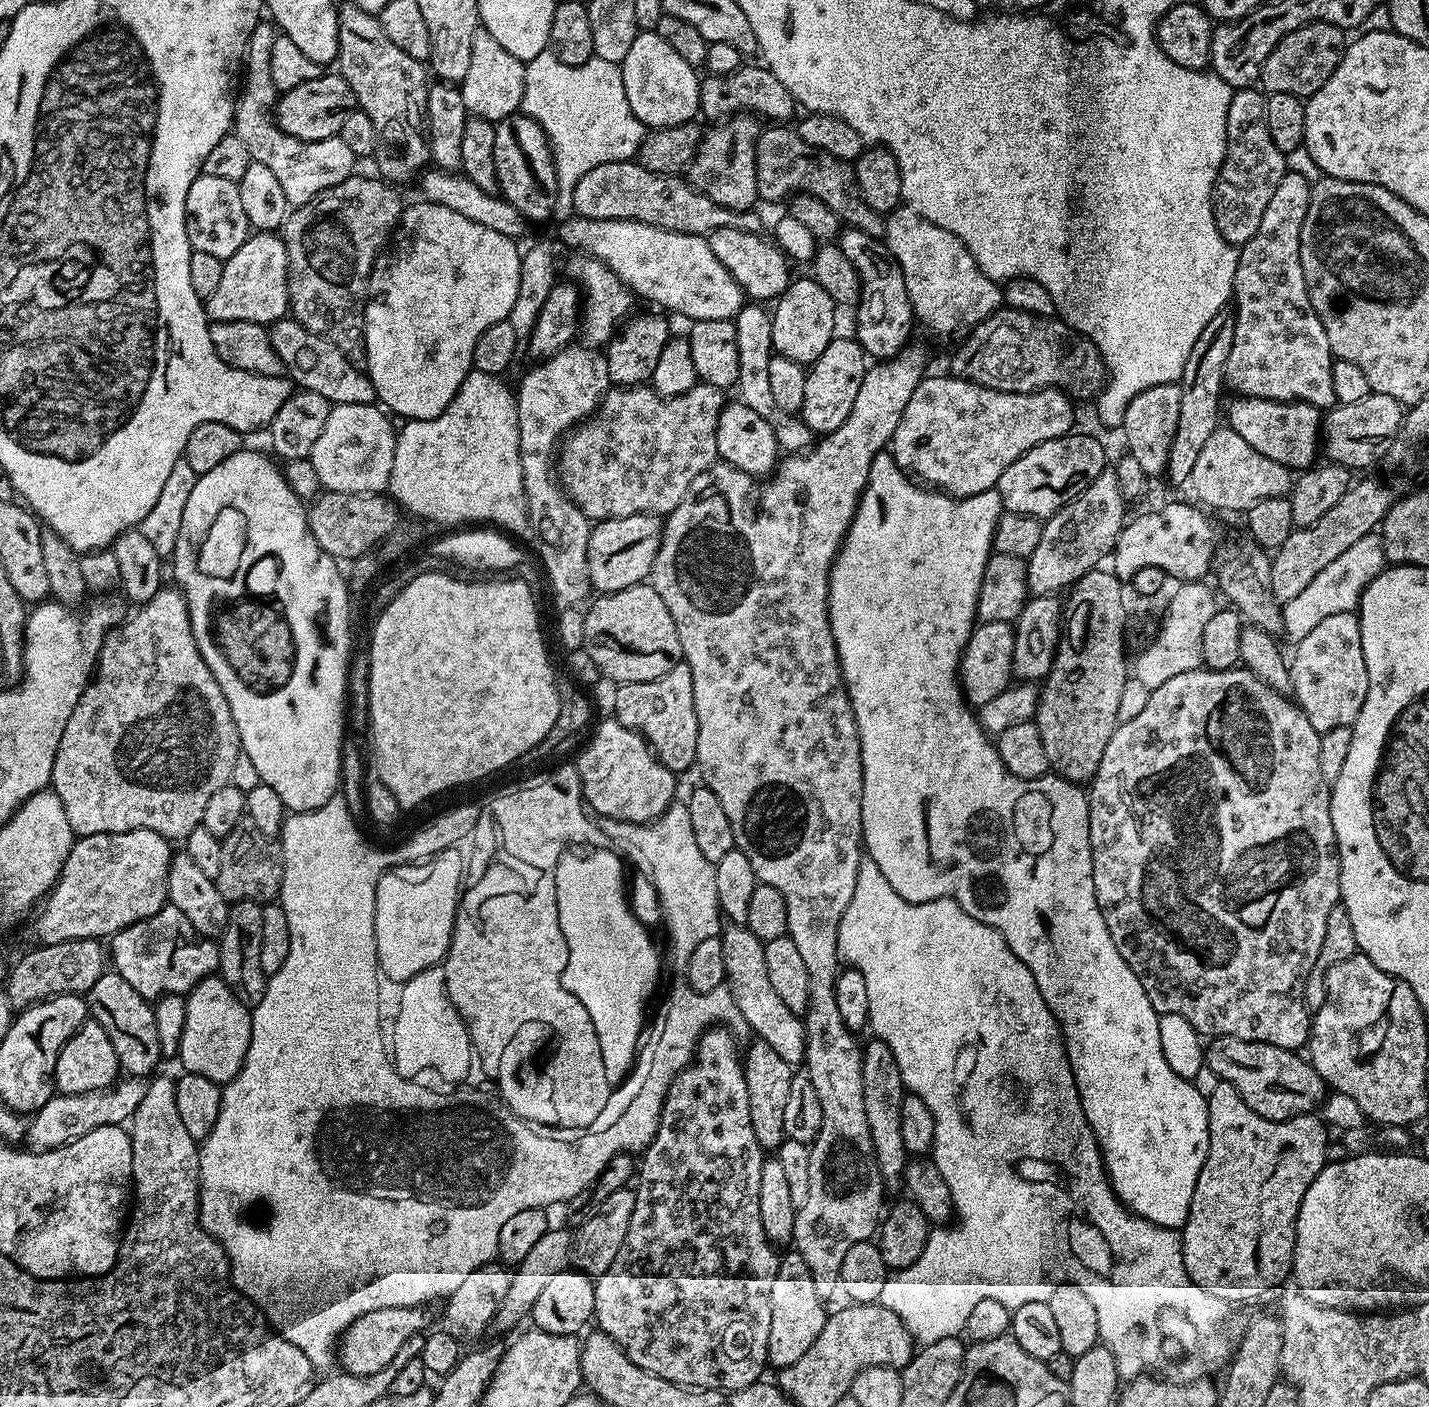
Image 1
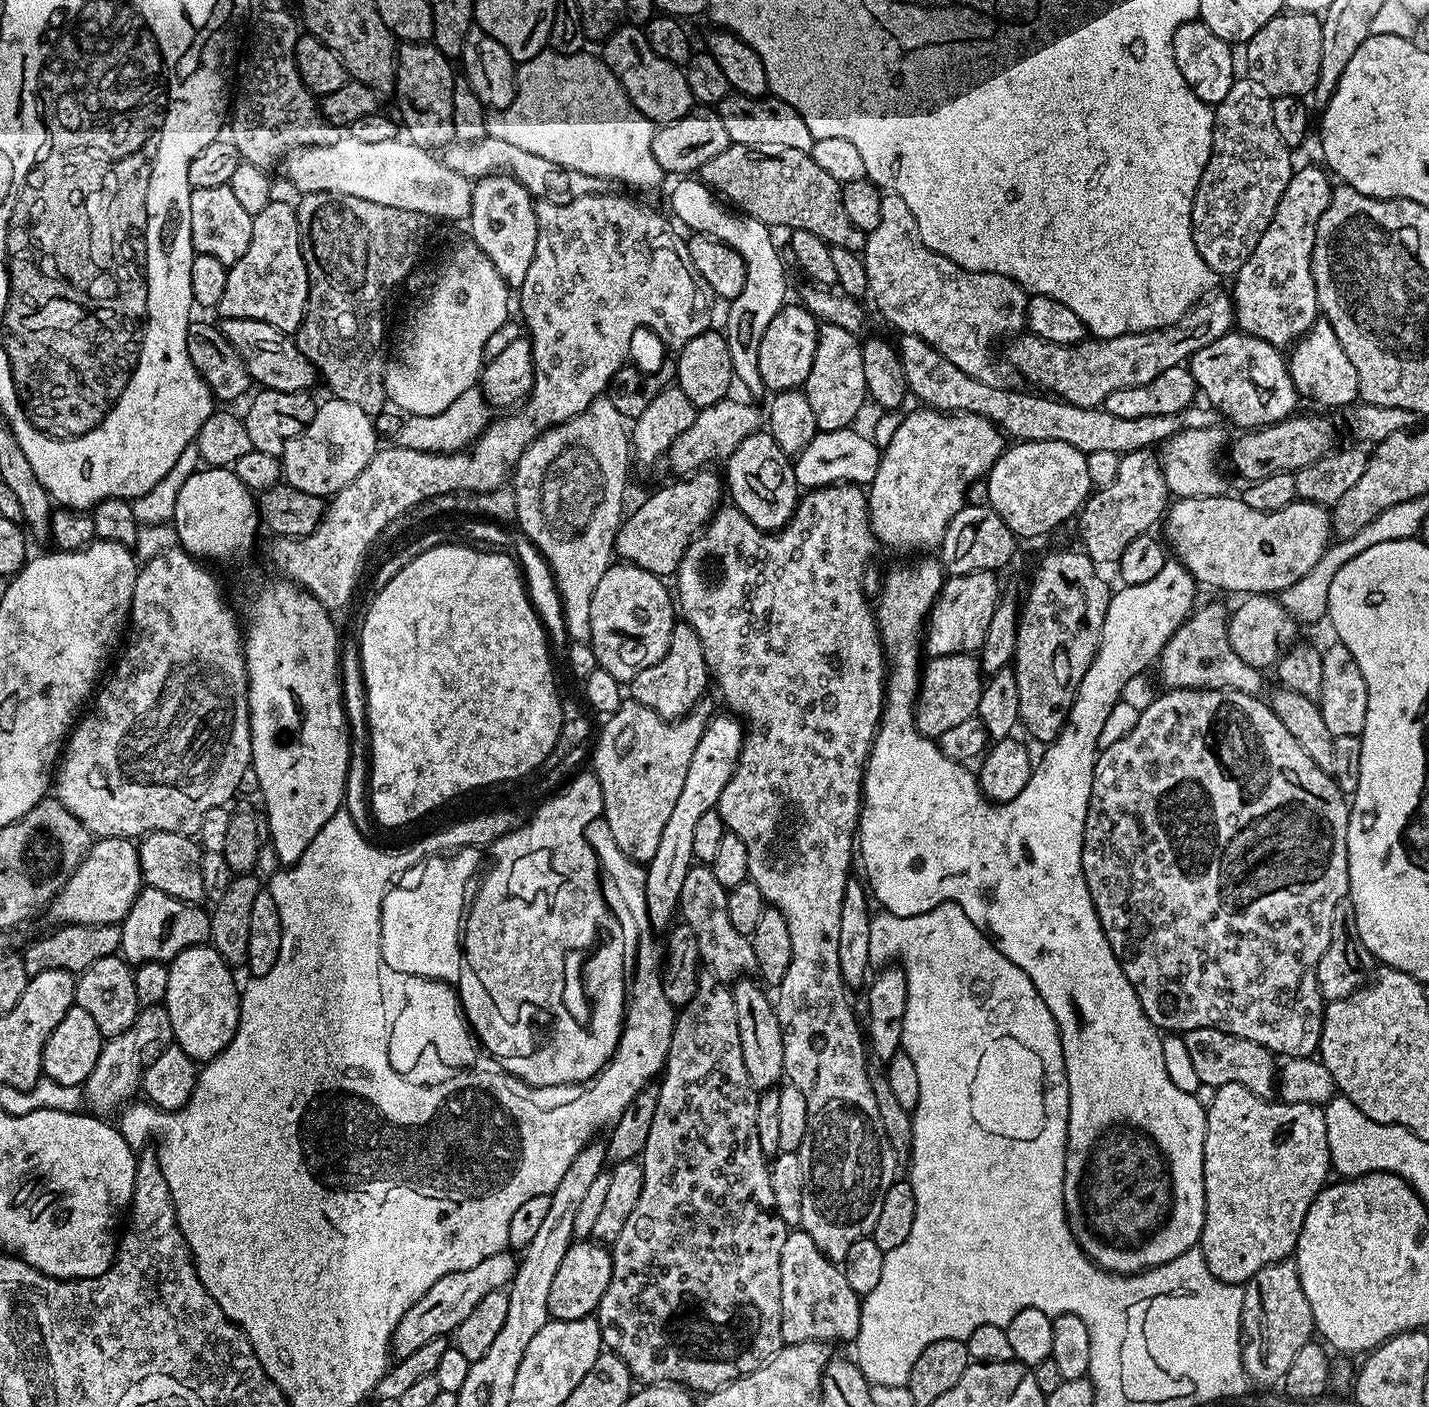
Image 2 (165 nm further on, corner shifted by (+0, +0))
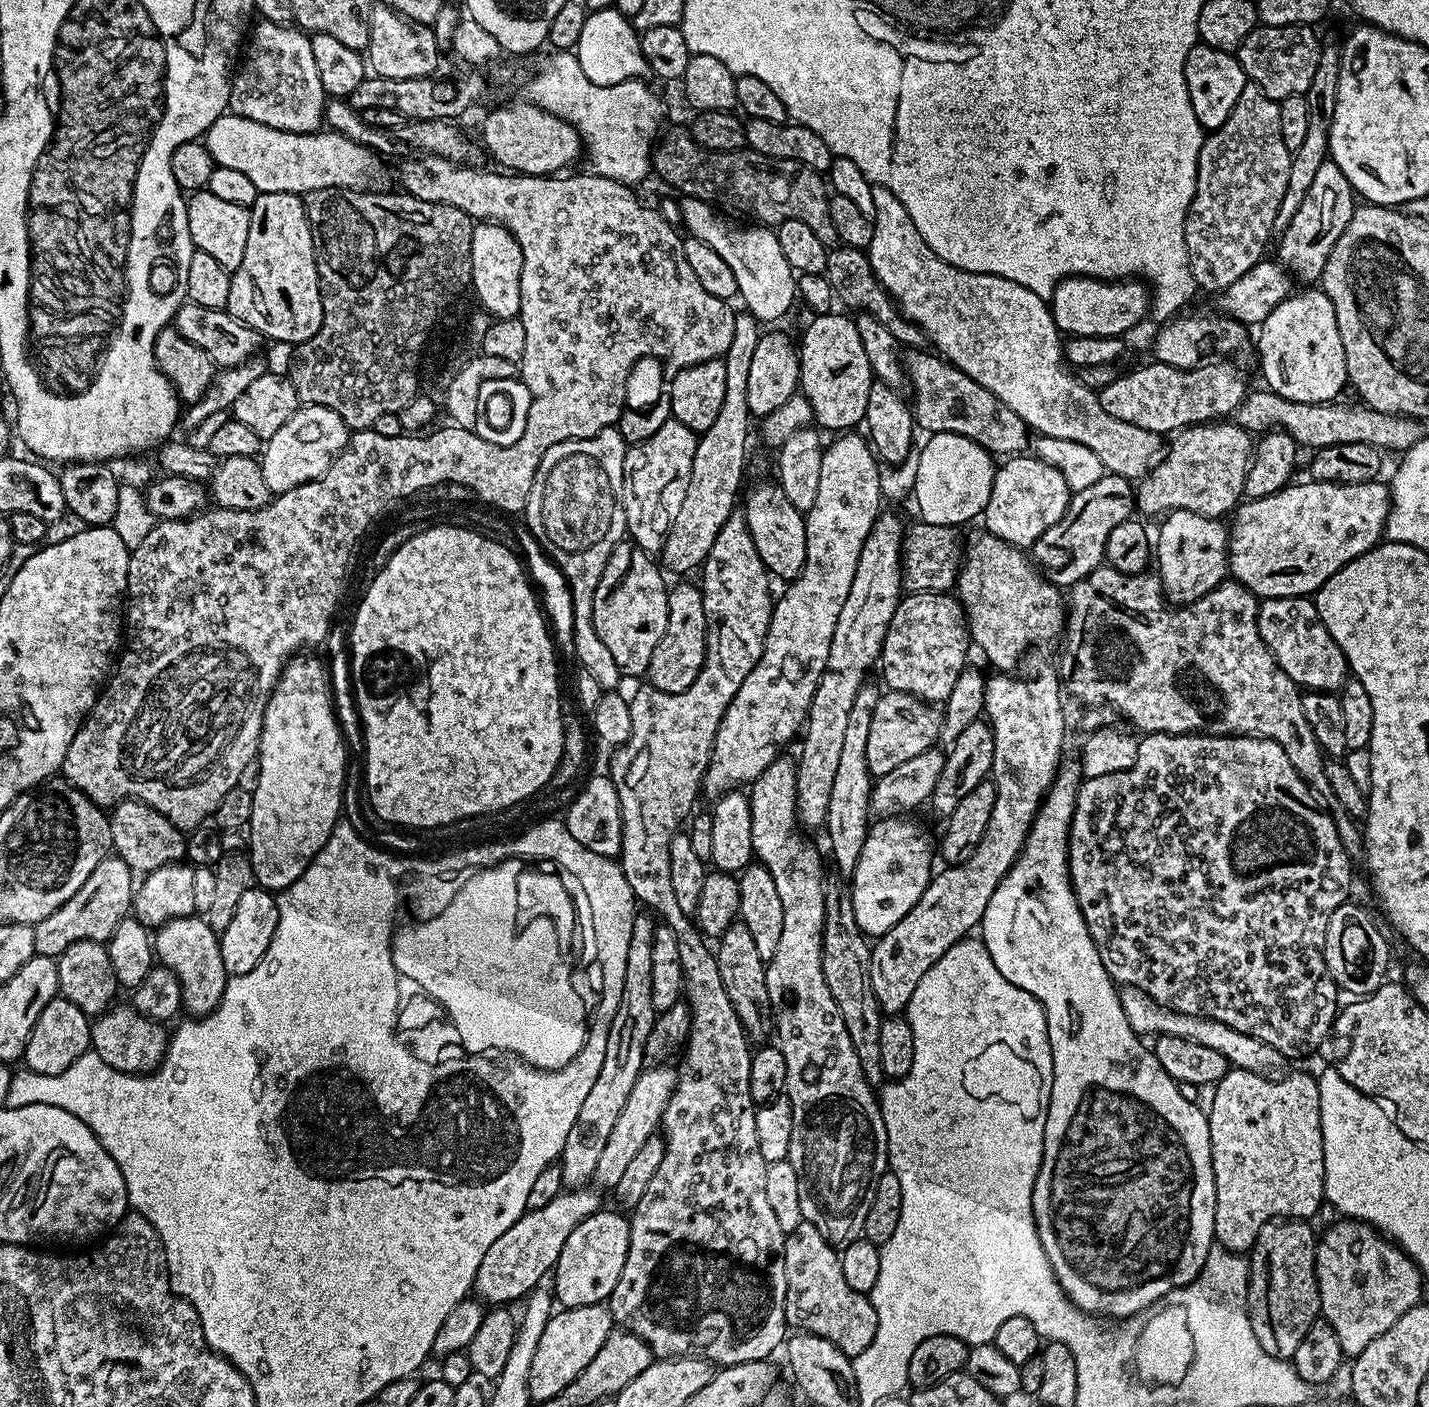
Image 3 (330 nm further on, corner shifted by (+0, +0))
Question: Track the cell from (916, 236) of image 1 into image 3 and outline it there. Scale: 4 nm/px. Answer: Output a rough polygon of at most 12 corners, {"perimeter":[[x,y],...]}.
{"perimeter":[[876,186],[866,249],[935,351],[1033,433],[1139,481],[1161,433],[1102,410],[1049,301],[938,258]]}

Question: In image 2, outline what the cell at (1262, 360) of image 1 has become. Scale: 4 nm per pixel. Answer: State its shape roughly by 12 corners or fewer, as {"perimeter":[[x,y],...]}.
{"perimeter":[[1308,164],[1230,288],[1235,327],[1281,350],[1318,319],[1314,234],[1334,187]]}

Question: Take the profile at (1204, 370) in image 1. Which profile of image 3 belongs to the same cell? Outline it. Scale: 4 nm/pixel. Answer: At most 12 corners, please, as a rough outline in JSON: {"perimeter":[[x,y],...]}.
{"perimeter":[[1106,474],[1072,492],[1030,556],[1057,586],[1105,563],[1134,484]]}

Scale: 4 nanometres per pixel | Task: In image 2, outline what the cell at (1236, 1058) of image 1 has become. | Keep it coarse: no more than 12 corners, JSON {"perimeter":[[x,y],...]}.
{"perimeter":[[1217,1028],[1182,1037],[1200,1083],[1273,1095],[1278,1060]]}

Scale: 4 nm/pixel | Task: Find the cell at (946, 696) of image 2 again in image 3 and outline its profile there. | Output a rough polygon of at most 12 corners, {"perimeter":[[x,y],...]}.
{"perimeter":[[885,691],[866,762],[873,777],[937,743],[939,707]]}

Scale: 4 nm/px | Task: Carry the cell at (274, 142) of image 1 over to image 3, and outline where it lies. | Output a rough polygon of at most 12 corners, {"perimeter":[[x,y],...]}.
{"perimeter":[[260,20],[231,115],[317,131],[326,93],[309,33]]}

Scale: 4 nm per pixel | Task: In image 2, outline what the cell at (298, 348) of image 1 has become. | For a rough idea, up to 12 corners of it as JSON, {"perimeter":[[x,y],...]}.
{"perimeter":[[250,318],[218,327],[261,389],[303,392],[316,367],[289,333]]}

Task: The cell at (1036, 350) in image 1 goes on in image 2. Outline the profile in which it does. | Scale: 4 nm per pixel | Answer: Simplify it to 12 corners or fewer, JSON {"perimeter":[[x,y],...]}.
{"perimeter":[[1213,290],[1176,324],[1055,344],[1011,337],[1036,390],[1098,408],[1234,328]]}

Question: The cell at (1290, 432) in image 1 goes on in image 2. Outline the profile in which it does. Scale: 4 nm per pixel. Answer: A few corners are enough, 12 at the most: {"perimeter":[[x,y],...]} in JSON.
{"perimeter":[[1239,330],[1190,367],[1240,430],[1299,409],[1285,353]]}

